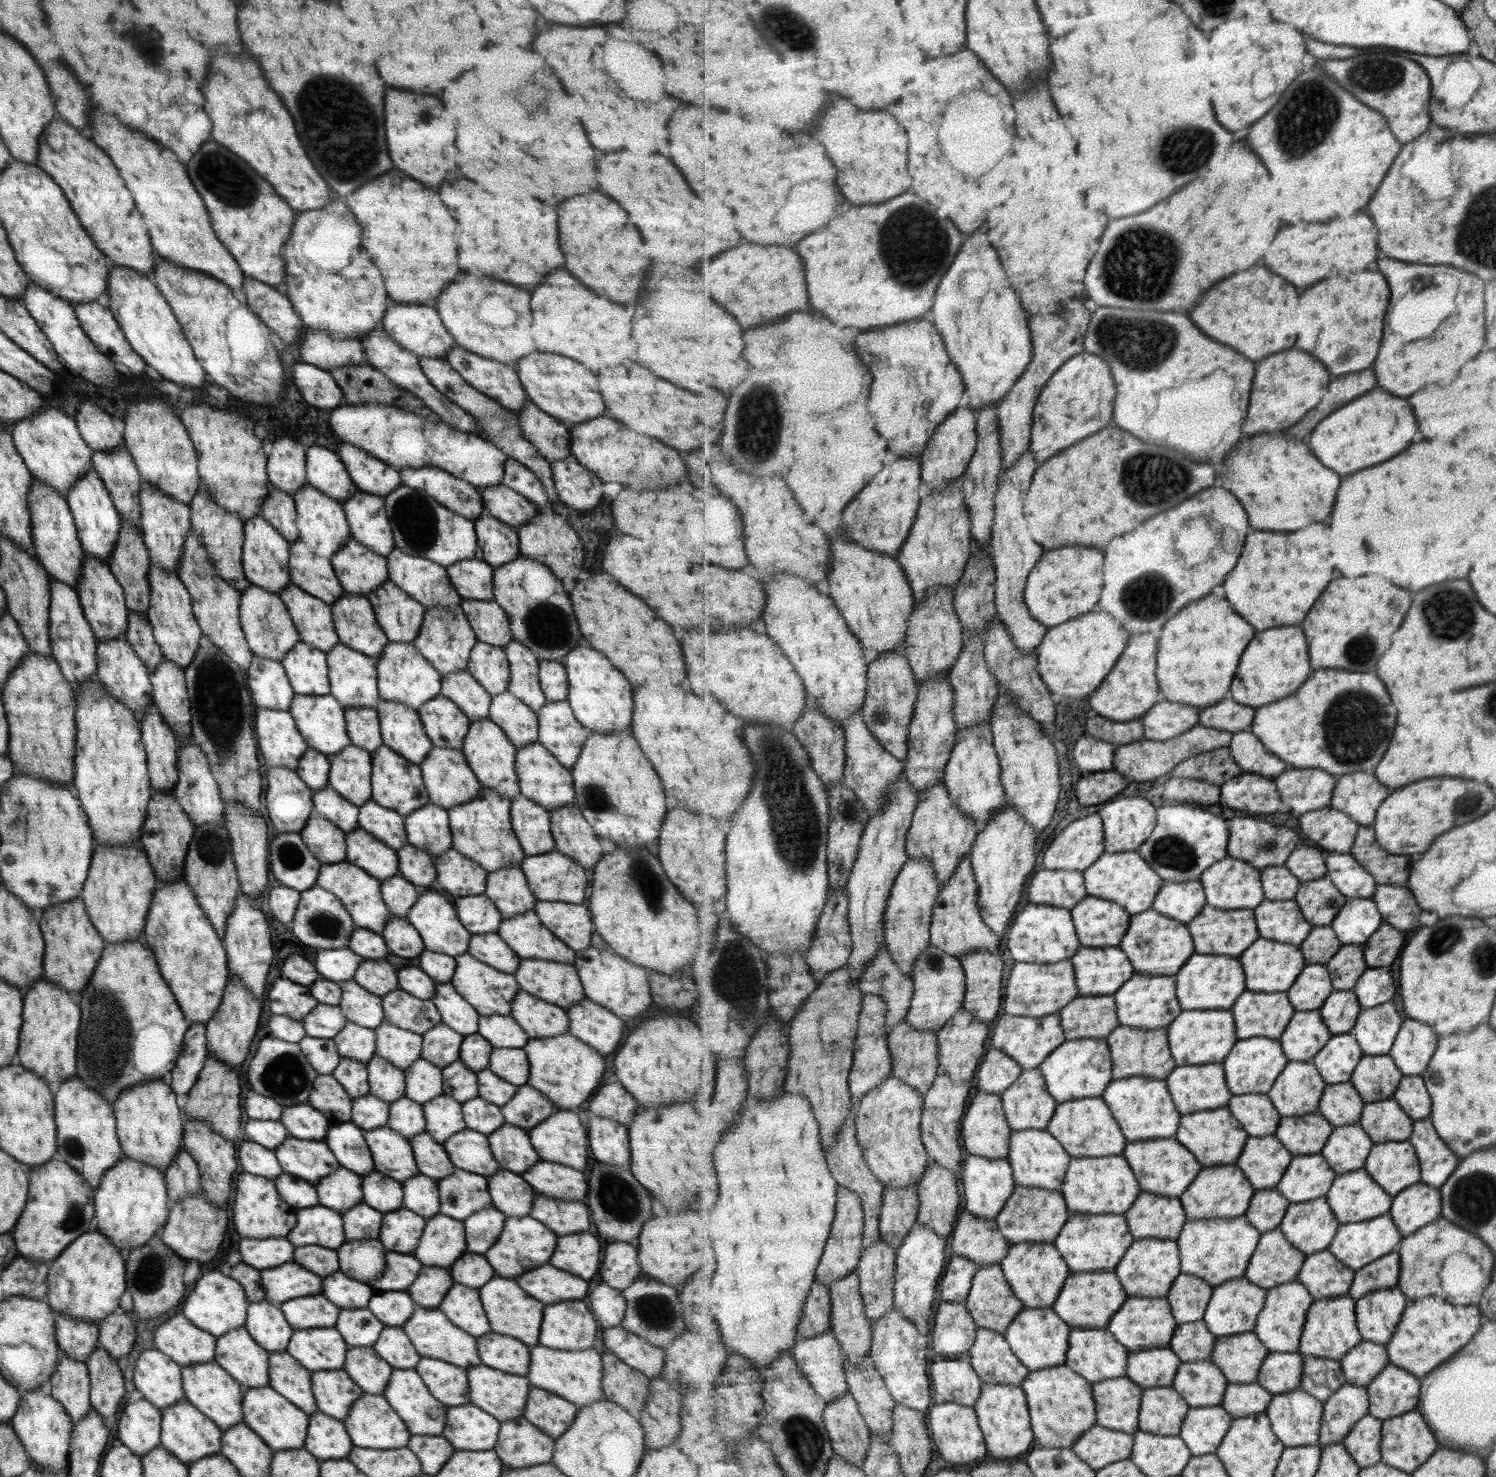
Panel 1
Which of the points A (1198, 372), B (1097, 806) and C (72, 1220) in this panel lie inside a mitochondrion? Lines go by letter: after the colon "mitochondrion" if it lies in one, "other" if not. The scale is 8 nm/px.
A: other
B: other
C: mitochondrion

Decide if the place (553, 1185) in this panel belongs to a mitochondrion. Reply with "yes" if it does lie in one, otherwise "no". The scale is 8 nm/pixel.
no

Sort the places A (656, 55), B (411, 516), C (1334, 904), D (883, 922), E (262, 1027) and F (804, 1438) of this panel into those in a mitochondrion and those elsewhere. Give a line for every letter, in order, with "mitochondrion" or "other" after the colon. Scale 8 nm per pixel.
A: other
B: mitochondrion
C: other
D: other
E: other
F: mitochondrion

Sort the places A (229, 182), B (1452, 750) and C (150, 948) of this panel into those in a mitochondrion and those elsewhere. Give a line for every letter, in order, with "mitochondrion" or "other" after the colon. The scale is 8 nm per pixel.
A: mitochondrion
B: other
C: other

